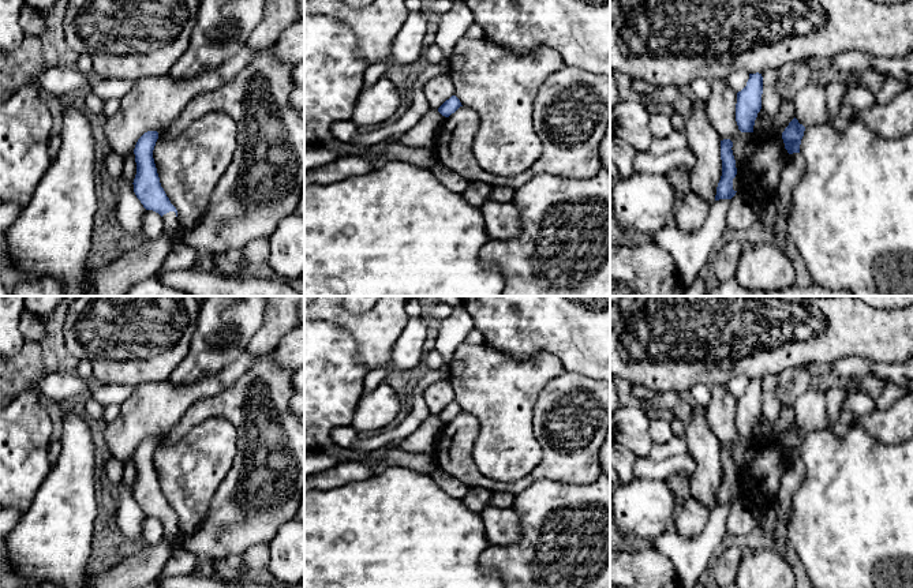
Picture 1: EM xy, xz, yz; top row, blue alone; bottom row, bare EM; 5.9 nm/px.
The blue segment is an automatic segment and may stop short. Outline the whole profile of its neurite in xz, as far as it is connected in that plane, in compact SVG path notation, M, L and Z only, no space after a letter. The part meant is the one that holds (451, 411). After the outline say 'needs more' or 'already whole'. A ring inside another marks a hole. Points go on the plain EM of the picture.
M452 401L449 405L446 405L439 413L438 417L449 423L452 419L454 419L461 411L460 405L456 401Z | already whole

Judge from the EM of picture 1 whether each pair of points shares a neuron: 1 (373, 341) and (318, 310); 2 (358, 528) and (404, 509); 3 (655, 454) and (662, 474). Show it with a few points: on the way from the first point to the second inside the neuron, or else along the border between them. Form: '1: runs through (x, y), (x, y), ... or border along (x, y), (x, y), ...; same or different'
1: runs through (359, 328), (332, 310); same
2: runs through (369, 528), (385, 528), (393, 520); same
3: border along (688, 453), (663, 460), (647, 457); different

